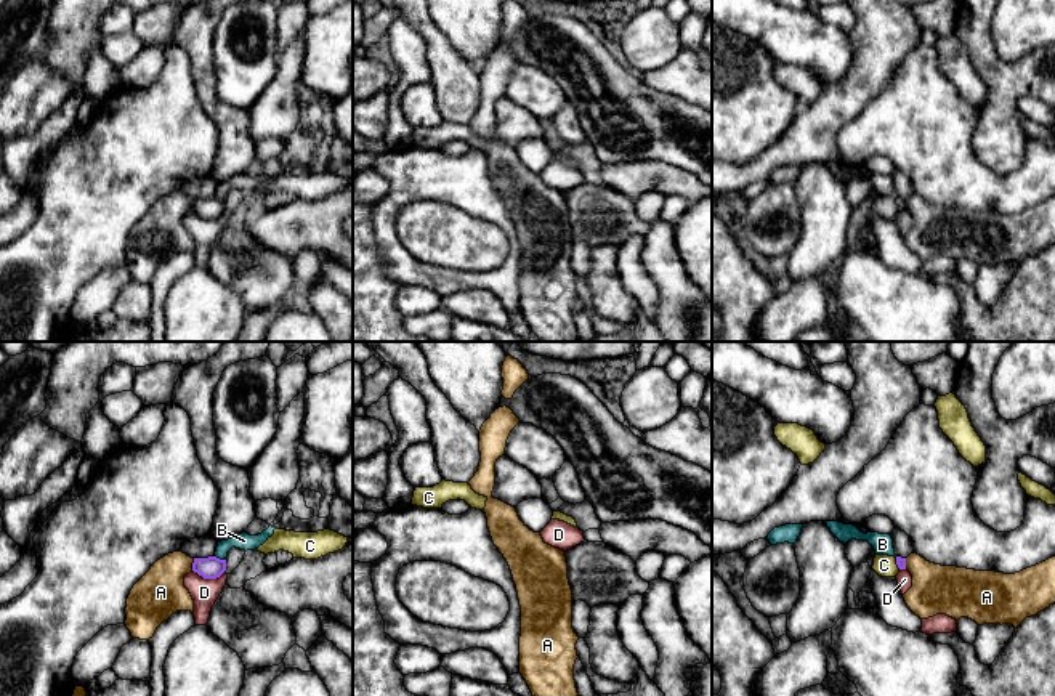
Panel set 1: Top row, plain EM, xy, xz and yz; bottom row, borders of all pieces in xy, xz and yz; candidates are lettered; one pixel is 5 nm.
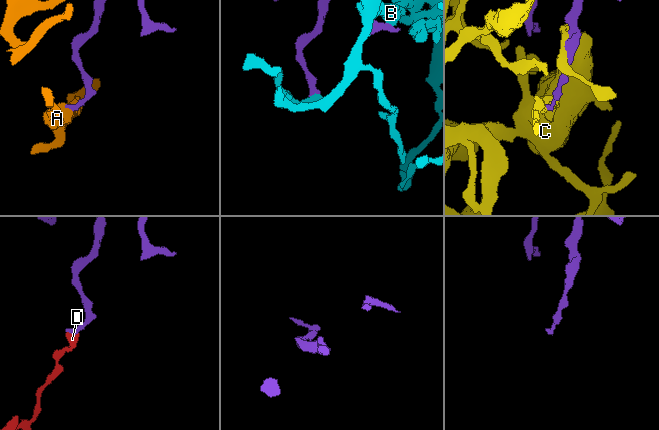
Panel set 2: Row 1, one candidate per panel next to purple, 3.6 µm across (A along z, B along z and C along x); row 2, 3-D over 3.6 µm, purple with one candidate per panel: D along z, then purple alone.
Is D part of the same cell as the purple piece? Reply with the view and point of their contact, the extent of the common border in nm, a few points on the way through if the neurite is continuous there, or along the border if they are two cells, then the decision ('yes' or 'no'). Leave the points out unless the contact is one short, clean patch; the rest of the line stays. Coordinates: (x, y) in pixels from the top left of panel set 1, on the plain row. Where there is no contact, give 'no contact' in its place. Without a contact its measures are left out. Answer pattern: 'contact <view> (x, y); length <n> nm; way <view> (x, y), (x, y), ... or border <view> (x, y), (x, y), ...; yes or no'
contact xy (209, 218); length 150 nm; border xy (194, 212), (204, 218), (218, 218), (223, 214); no

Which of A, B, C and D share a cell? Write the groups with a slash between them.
A / B / C / D

